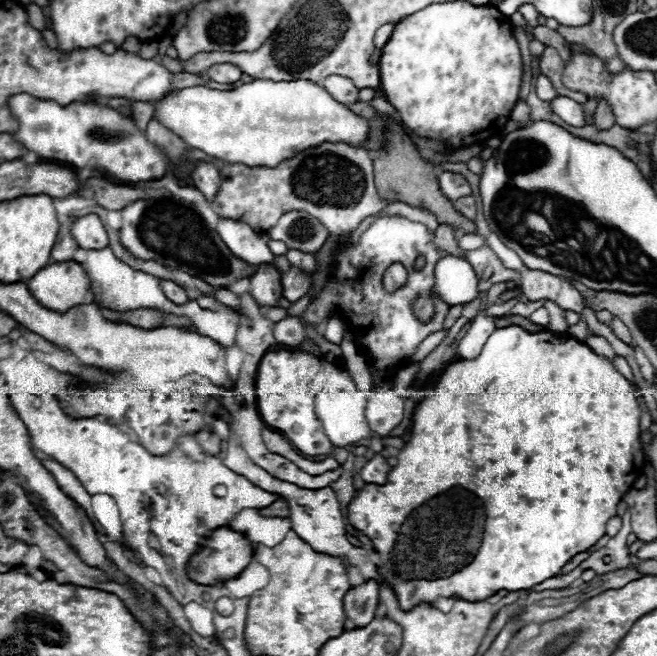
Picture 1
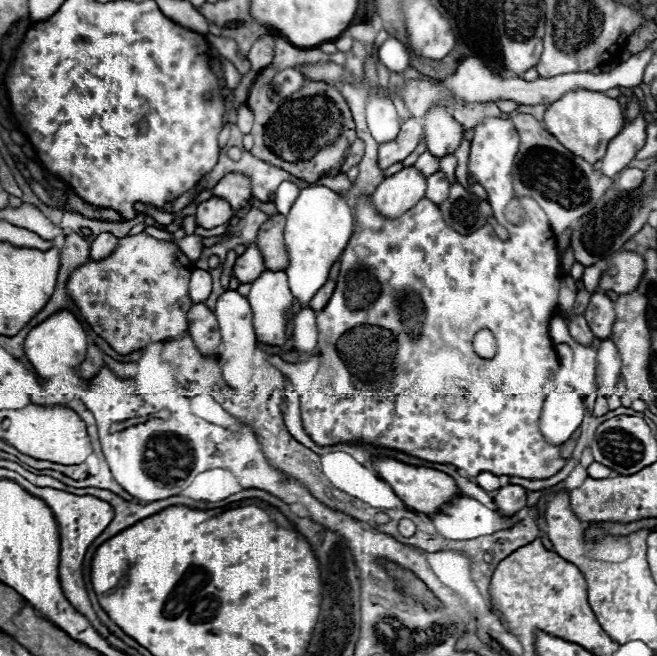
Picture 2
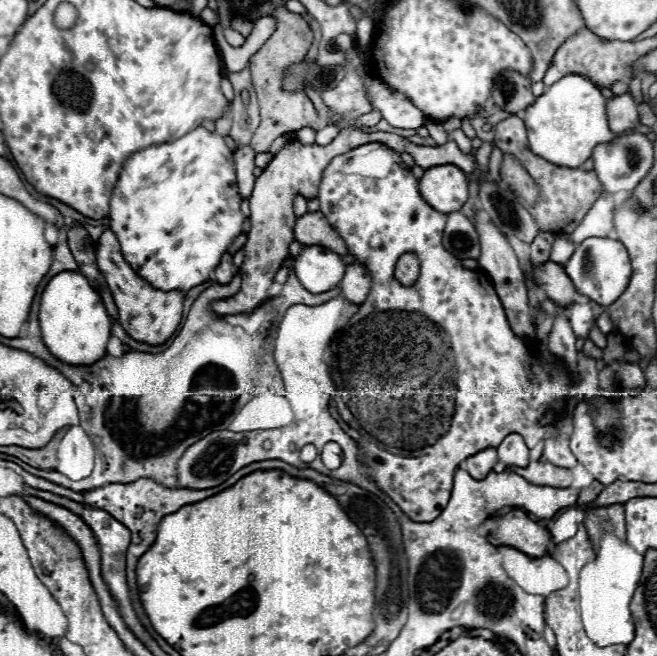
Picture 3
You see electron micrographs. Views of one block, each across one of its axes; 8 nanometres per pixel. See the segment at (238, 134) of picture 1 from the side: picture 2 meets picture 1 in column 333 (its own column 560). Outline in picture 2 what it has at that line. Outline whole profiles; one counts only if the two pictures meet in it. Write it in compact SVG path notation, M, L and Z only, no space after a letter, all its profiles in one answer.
M580 88L580 90L566 92L560 100L552 102L546 108L544 126L572 154L576 154L576 156L588 160L590 164L594 164L606 154L608 142L616 134L620 134L620 130L624 128L624 120L622 120L622 110L620 110L618 100L608 98L604 92Z

